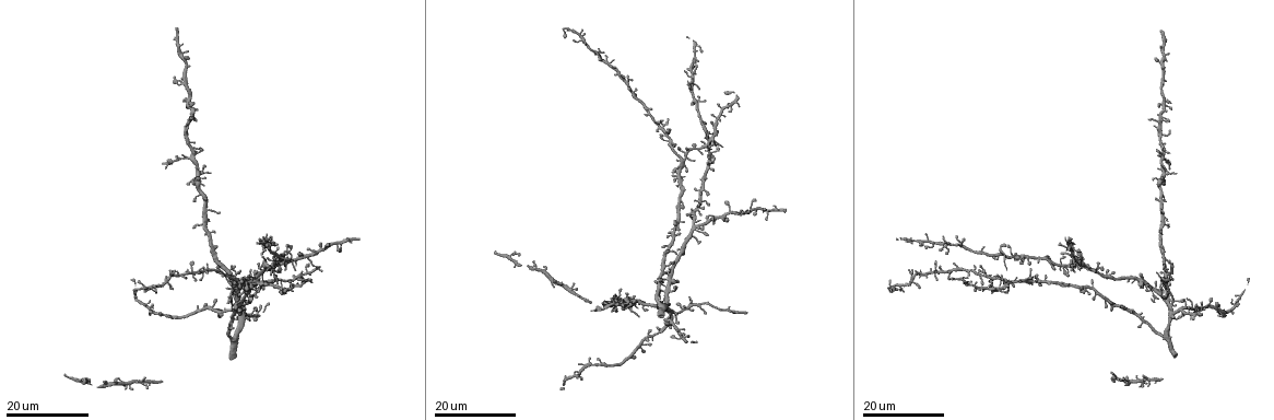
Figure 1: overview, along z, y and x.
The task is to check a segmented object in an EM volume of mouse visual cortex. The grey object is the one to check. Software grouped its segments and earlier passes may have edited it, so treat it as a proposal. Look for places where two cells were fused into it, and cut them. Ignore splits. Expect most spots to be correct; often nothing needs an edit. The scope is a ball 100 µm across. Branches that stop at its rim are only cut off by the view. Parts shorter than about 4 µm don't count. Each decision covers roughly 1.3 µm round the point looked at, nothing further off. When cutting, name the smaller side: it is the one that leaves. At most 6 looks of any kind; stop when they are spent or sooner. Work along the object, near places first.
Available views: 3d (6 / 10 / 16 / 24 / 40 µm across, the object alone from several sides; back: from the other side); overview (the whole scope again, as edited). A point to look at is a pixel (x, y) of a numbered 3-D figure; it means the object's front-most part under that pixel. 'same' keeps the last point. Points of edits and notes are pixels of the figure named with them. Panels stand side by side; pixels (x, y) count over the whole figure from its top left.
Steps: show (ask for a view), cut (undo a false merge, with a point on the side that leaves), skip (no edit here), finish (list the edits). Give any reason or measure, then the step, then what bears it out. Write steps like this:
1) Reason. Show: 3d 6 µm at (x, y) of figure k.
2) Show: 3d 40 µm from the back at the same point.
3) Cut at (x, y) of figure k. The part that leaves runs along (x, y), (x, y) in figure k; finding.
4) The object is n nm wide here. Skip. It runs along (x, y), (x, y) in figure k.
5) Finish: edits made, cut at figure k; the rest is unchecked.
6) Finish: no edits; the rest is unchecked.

Looks like a crossing. Show: 3d 24 µm at (682, 158) of figure 1.

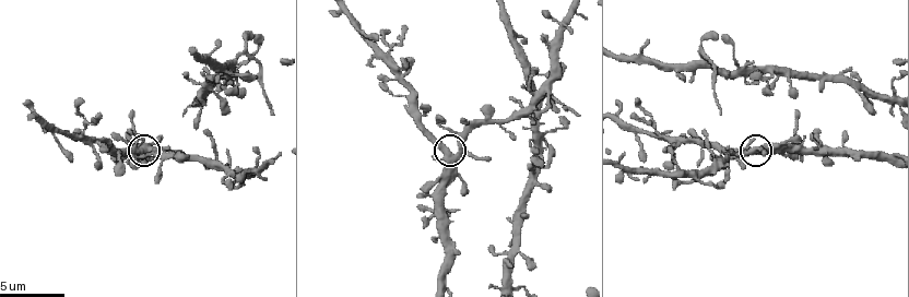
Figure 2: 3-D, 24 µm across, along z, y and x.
Show: 3d 6 µm at (454, 156) of figure 2.

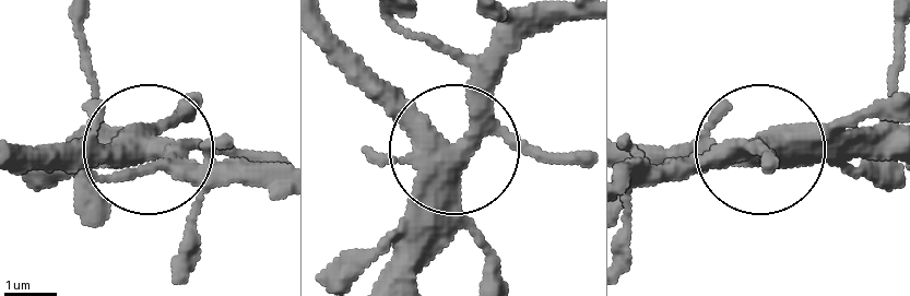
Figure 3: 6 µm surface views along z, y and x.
Other side. Show: 3d 6 µm from the back at (456, 150) of figure 3.

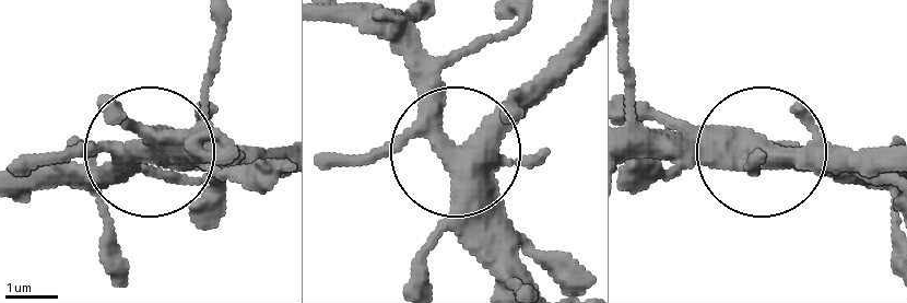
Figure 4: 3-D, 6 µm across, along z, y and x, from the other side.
5 arms meet here. Skip. It runs along (494, 277), (490, 185), (446, 132), (437, 81), (402, 33) in figure 4; one cell here.

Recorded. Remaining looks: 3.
Four or more arms meet. Show: 3d 6 µm at (388, 53) of figure 2.

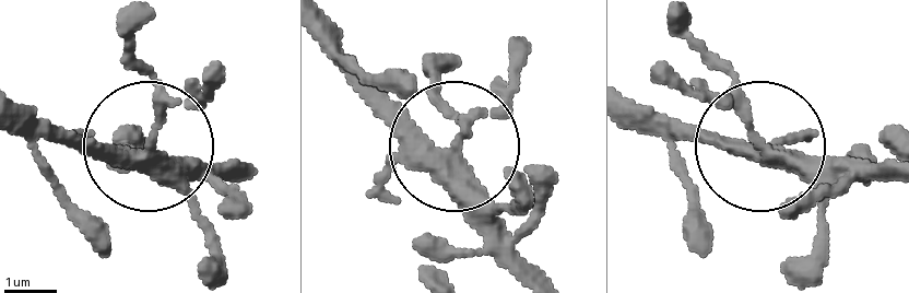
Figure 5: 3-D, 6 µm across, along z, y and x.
Show: 3d 6 µm from the back at (143, 148) of figure 5.

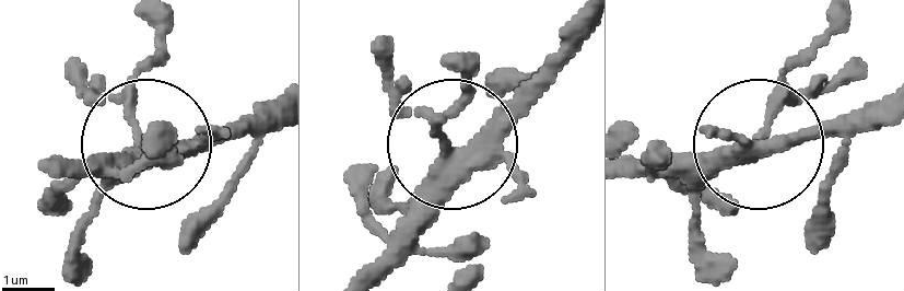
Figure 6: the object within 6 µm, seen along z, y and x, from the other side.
4 arms meet here. Skip. It runs along (634, 178), (726, 165), (834, 9) in figure 6; one cell here.

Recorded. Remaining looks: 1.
Thin arm on a thick one. Show: 3d 10 µm at (703, 60) of figure 2.

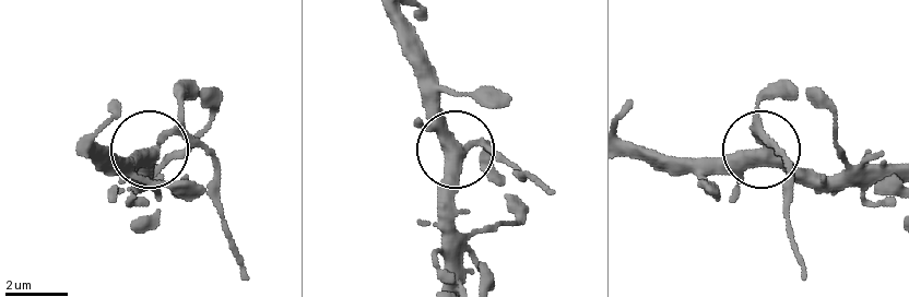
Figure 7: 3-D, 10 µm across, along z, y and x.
The side arm is 7 µm long. Skip. Continuous, no second cell.

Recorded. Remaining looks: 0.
Finish: no edits; the rest is unchecked.

